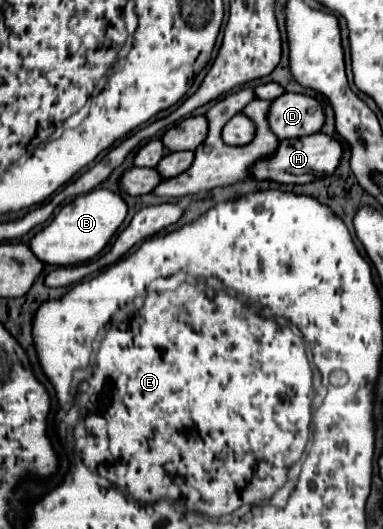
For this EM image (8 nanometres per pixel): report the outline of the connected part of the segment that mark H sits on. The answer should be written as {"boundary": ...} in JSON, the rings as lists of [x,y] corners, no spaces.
{"boundary":[[[314,133],[308,137],[298,137],[298,139],[284,139],[276,153],[270,159],[258,161],[252,167],[252,175],[256,179],[270,179],[276,183],[310,183],[316,179],[322,179],[326,175],[332,175],[336,167],[340,165],[342,159],[342,145],[338,139],[326,135],[326,133]]]}

